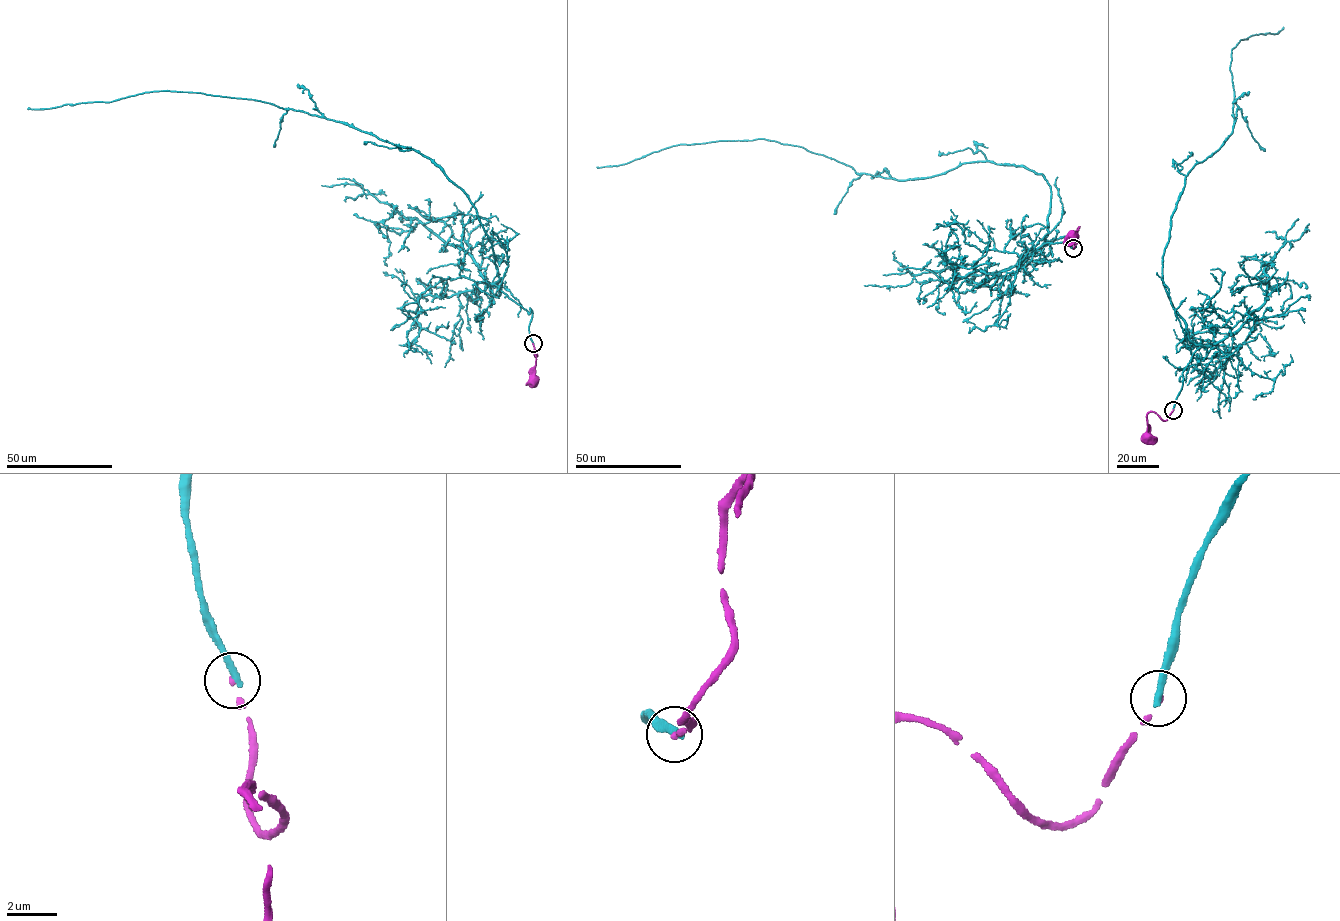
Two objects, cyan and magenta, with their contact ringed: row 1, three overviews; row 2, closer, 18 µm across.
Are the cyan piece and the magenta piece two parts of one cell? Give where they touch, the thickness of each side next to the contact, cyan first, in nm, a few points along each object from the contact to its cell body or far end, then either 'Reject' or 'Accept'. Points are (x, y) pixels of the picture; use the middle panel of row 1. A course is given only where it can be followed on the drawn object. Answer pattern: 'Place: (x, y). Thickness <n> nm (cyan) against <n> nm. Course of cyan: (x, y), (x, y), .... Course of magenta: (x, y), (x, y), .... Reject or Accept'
Place: (1073, 248). Thickness 320 nm (cyan) against 150 nm. Course of cyan: (1073, 248), (1040, 247), (1050, 185), (1019, 165), (975, 161), (897, 180), (758, 138), (679, 144), (597, 167). Course of magenta: (1073, 248), (1079, 227), (1074, 234). Reject

